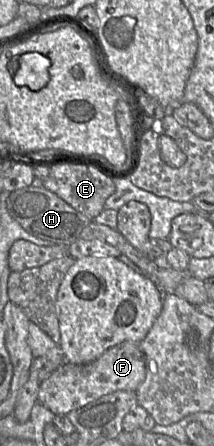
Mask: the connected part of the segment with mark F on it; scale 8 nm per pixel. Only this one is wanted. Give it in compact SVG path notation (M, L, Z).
M124 341L105 351L98 359L87 364L71 364L64 362L49 377L40 382L38 403L42 404L56 416L65 416L73 410L117 391L135 391L146 377L145 355L139 343Z

